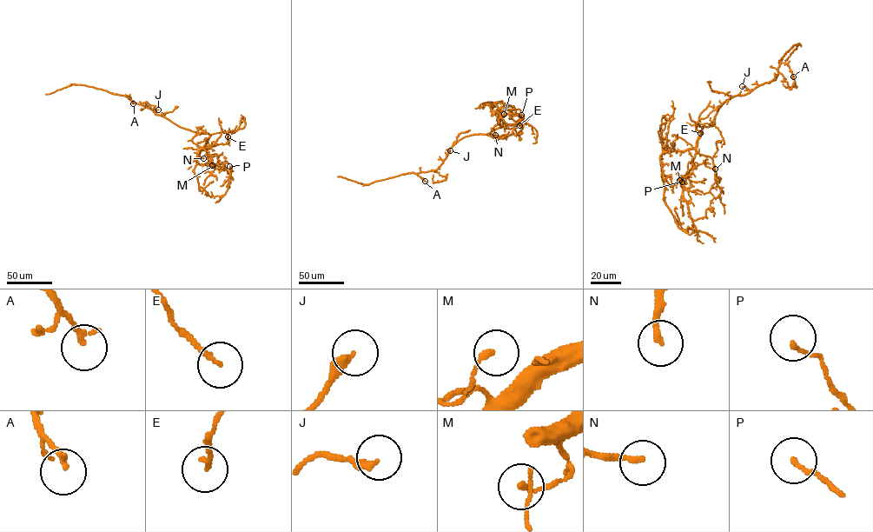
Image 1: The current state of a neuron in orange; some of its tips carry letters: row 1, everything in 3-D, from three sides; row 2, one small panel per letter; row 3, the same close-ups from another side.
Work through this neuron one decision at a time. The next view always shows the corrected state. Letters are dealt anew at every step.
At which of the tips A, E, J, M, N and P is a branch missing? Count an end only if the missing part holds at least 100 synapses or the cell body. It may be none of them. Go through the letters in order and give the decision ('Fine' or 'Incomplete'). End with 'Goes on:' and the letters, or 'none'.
A: Fine
E: Fine
J: Fine
M: Fine
N: Fine
P: Fine
Goes on: none

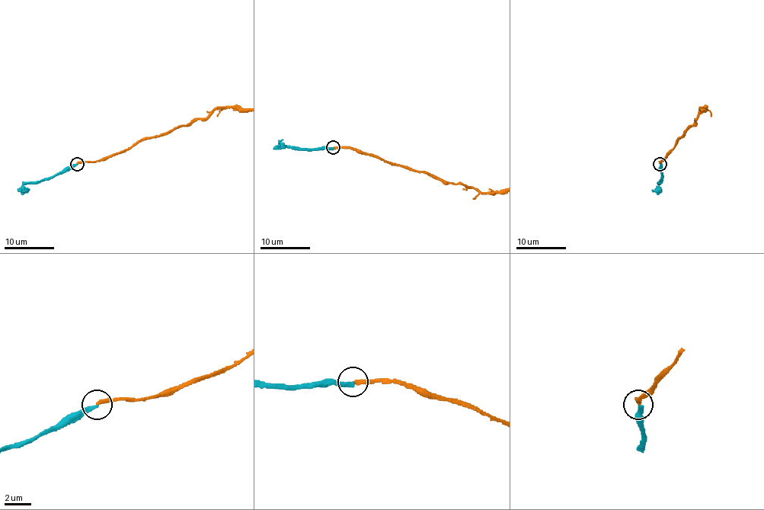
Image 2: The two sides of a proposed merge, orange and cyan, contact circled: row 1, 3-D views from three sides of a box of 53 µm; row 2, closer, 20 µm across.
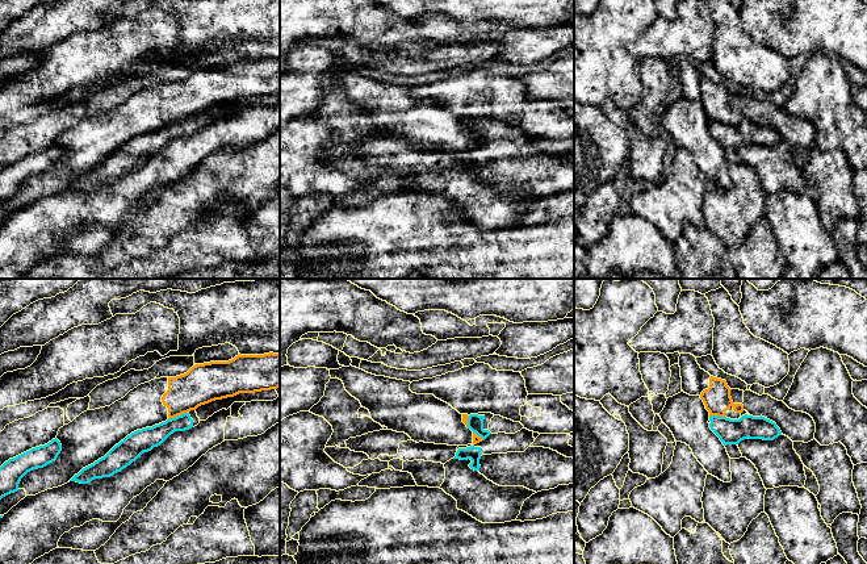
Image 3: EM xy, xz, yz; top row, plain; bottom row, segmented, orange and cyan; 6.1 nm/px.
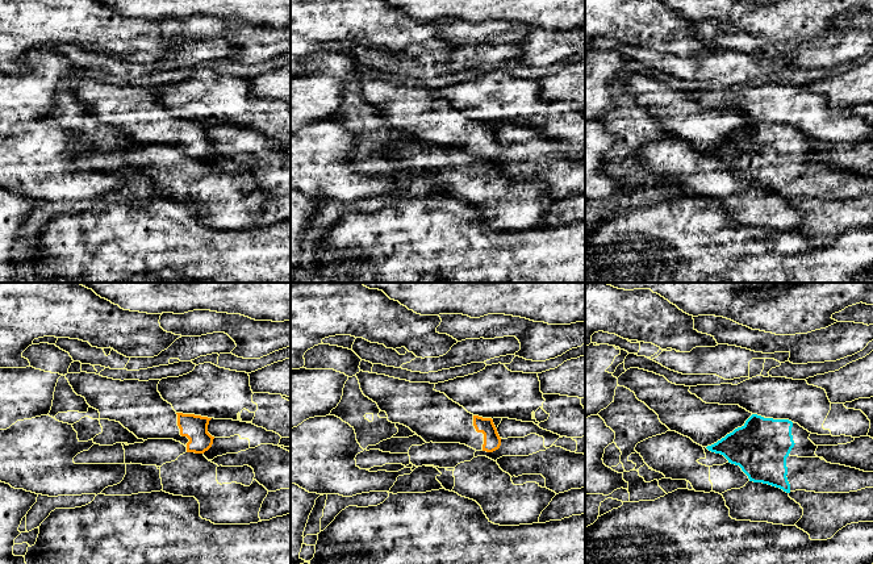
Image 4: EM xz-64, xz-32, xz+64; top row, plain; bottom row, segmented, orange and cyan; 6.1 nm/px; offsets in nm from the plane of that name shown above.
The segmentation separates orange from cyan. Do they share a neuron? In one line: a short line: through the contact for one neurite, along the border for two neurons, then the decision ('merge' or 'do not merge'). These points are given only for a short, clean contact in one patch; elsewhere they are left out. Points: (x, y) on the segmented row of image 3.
line xy (187, 412), (168, 420); do not merge

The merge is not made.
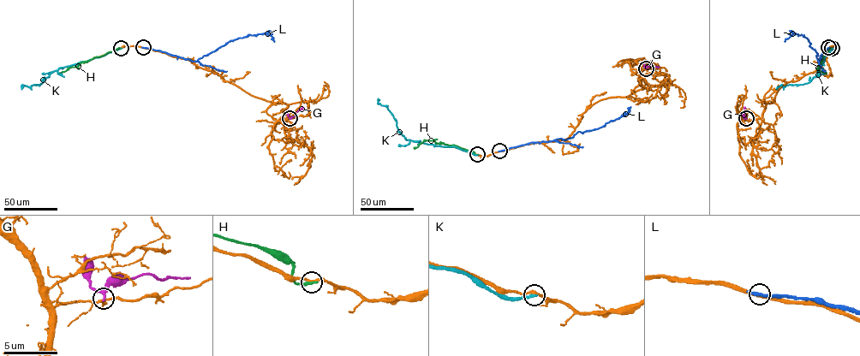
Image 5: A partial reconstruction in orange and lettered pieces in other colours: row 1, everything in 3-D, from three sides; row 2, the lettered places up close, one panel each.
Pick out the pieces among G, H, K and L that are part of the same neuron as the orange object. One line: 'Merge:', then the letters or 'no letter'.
Merge: no letter

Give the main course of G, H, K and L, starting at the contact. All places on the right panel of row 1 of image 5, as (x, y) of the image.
G: (746, 118), (744, 107)
H: (832, 48), (822, 56), (818, 67), (826, 74)
K: (832, 48), (817, 74), (809, 82), (784, 87), (780, 85), (776, 89)
L: (828, 47), (820, 56), (819, 62), (817, 54), (803, 35), (793, 33), (785, 41)

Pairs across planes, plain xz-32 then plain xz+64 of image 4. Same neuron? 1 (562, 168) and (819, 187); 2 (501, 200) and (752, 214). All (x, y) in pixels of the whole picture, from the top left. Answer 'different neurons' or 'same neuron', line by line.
1: same neuron
2: same neuron

